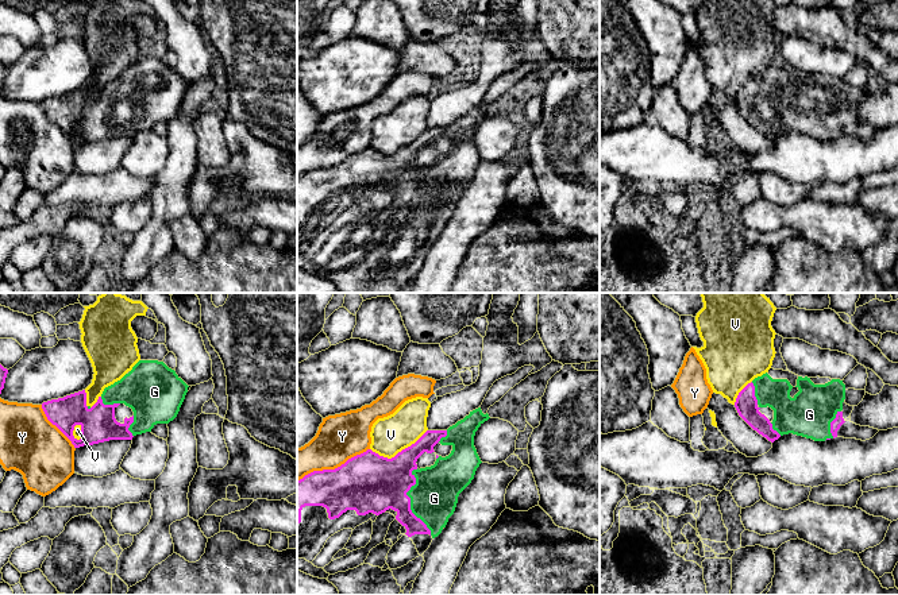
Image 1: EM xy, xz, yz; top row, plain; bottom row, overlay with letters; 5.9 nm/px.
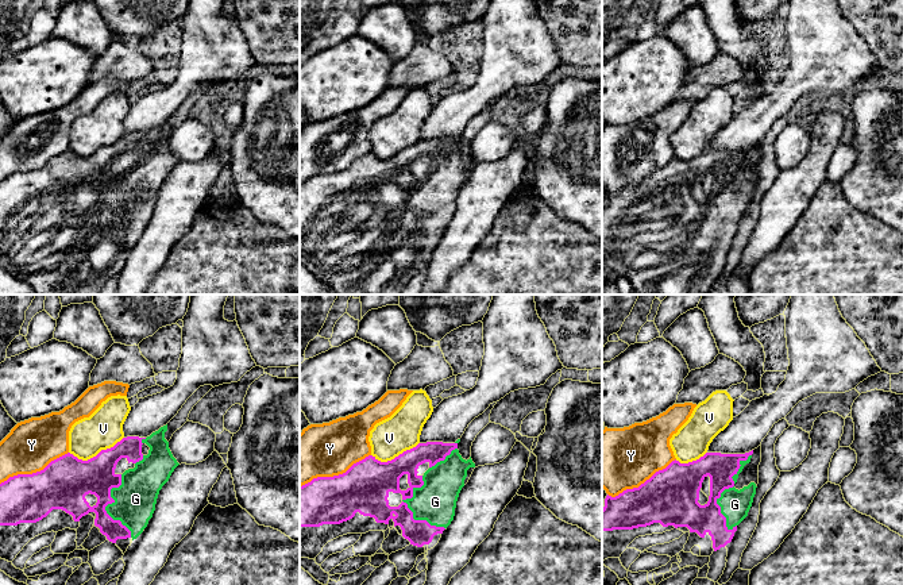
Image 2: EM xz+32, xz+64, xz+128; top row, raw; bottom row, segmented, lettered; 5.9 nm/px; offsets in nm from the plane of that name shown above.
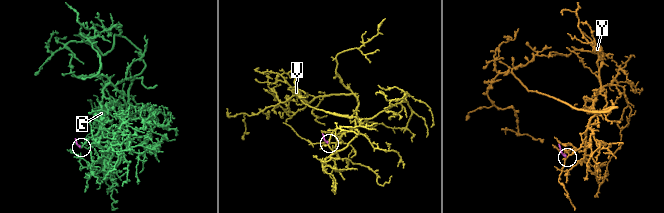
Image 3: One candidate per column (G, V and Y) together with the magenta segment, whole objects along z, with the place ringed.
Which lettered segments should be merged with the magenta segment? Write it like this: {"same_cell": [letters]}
{"same_cell": ["G"]}

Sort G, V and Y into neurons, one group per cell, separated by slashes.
G / V / Y

